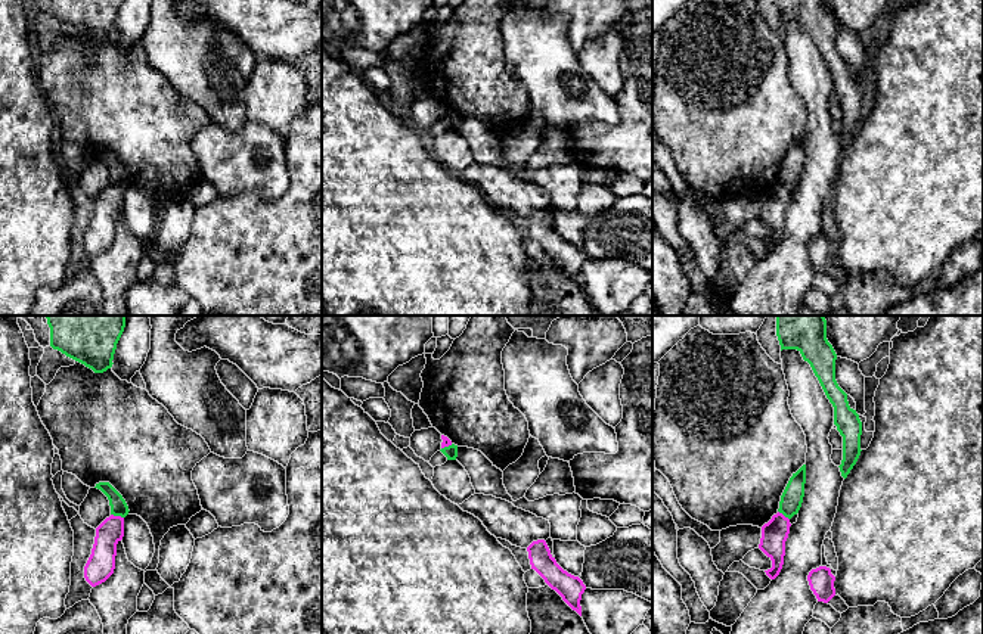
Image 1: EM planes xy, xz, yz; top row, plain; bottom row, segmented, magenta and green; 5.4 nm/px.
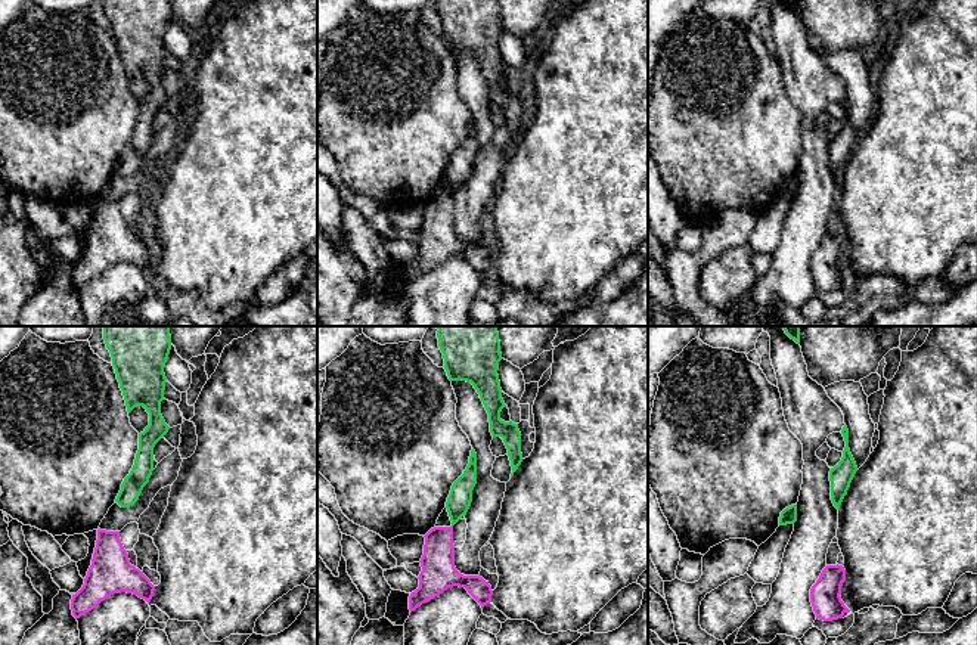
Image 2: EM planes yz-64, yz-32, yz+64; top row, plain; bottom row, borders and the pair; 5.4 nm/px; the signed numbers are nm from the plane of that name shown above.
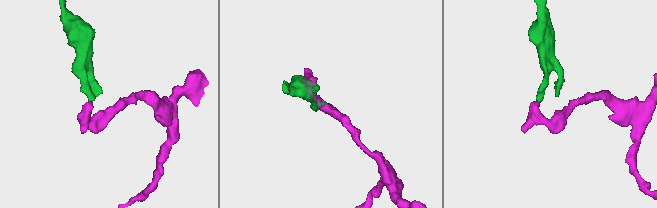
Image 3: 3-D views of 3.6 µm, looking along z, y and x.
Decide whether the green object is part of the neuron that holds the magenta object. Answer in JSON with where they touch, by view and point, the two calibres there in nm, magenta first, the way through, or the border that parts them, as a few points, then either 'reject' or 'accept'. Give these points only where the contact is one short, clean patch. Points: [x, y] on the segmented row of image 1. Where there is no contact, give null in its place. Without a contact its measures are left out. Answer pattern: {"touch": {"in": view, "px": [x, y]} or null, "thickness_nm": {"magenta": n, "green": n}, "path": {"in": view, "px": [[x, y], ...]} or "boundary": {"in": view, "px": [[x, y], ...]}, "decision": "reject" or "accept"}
{"touch": {"in": "xy", "px": [117, 516]}, "thickness_nm": {"magenta": 140, "green": 100}, "boundary": {"in": "xy", "px": [[111, 513], [123, 518]]}, "decision": "reject"}

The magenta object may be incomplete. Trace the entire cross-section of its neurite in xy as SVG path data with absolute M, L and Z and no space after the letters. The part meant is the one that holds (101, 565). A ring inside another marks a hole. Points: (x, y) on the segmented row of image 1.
M111 515L97 528L92 554L84 566L84 578L96 587L115 569L117 544L124 537L124 518Z

